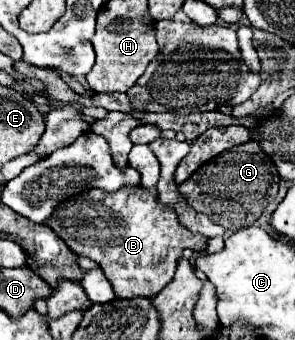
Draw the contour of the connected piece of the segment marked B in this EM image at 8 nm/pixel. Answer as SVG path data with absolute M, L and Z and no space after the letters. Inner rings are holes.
M131 186L115 192L105 192L105 190L89 190L89 192L79 192L55 208L55 214L45 222L77 256L85 256L93 262L97 262L111 282L117 298L137 298L145 296L151 298L159 294L175 276L177 262L183 254L183 250L197 250L203 252L207 248L209 238L203 234L193 234L187 228L183 228L177 222L177 216L173 210L159 208L157 204L157 192L155 190L143 190L141 186Z

